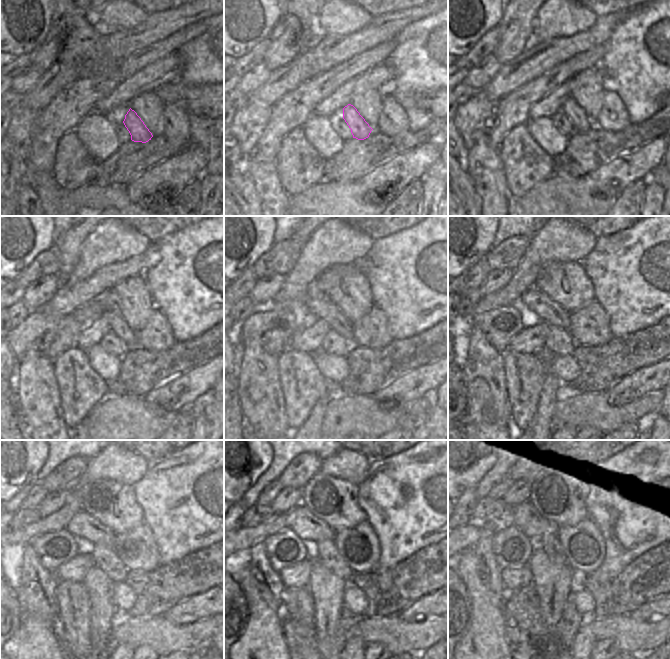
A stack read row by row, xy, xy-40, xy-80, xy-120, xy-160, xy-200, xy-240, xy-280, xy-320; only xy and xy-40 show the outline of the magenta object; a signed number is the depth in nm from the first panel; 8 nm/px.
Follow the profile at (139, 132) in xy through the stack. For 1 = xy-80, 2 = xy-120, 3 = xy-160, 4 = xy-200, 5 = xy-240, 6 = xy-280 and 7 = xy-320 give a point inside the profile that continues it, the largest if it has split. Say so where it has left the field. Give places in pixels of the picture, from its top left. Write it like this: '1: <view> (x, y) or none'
1: xy-80 (581, 122)
2: xy-120 (118, 325)
3: xy-160 (324, 309)
4: xy-200 (549, 311)
5: xy-240 (83, 524)
6: xy-280 (301, 520)
7: xy-320 (525, 517)

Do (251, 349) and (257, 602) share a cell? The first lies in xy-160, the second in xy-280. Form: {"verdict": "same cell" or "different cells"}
{"verdict": "different cells"}

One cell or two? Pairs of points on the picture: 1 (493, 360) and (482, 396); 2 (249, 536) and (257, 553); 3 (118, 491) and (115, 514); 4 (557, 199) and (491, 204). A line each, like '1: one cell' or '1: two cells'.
1: one cell
2: two cells
3: one cell
4: two cells

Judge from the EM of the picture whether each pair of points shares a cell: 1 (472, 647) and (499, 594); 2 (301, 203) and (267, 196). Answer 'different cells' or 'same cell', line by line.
1: different cells
2: different cells

